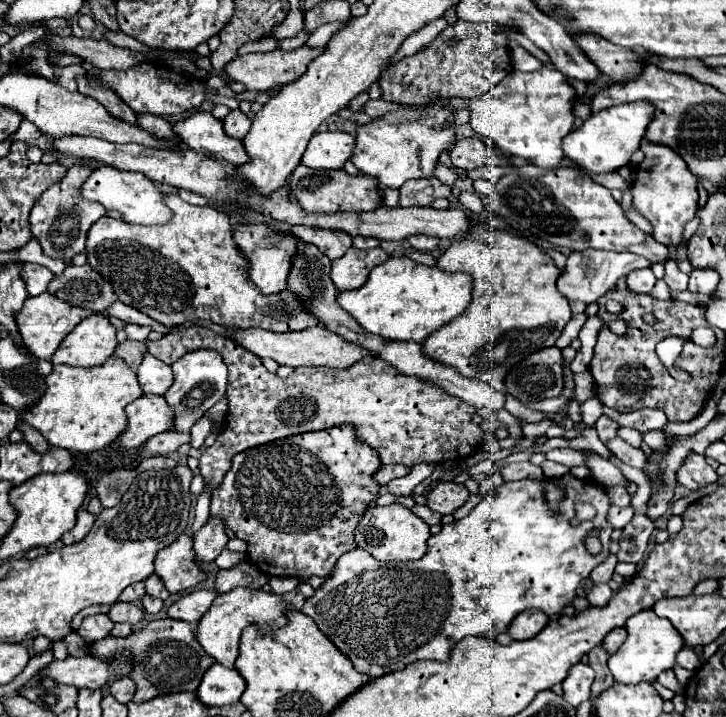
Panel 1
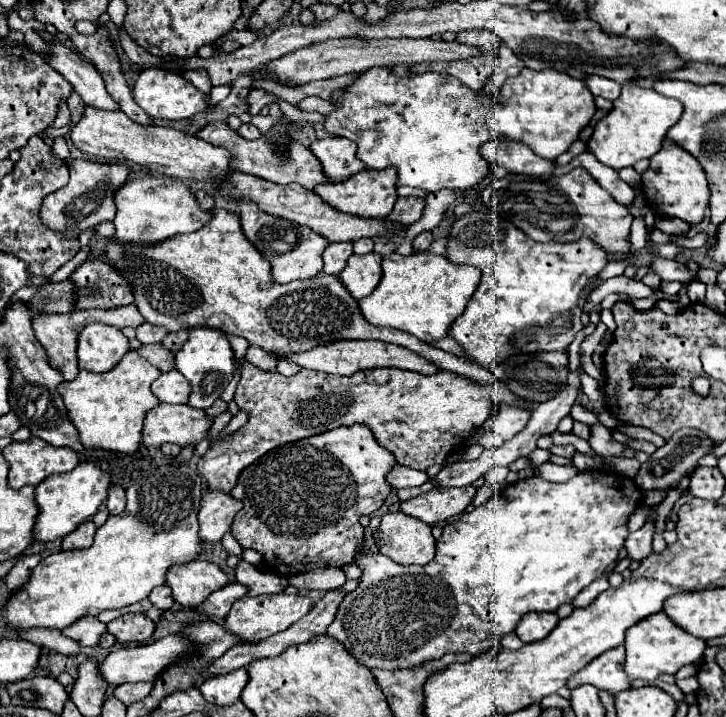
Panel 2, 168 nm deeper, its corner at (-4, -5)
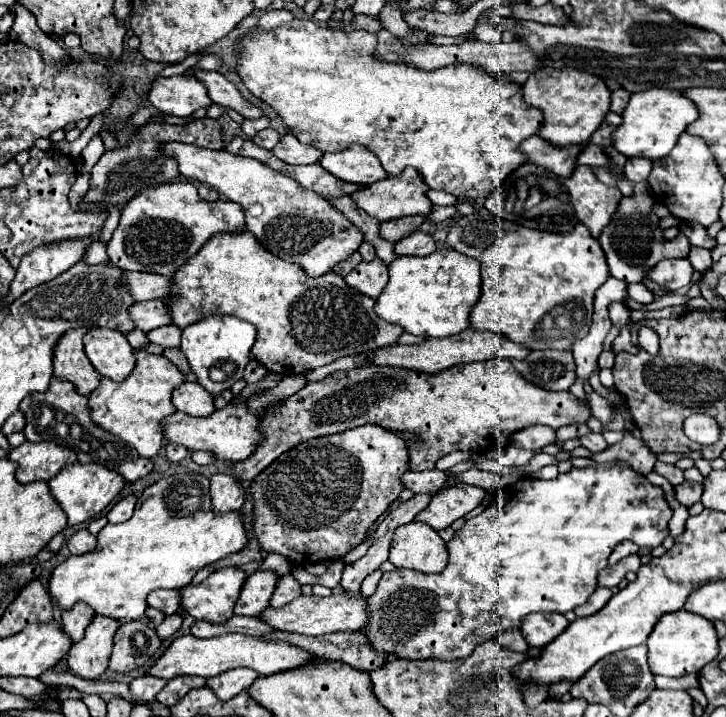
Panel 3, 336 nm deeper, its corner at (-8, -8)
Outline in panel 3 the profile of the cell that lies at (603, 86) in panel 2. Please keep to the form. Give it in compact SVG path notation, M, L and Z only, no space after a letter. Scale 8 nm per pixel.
M619 89L619 91L613 91L613 95L611 95L611 111L615 111L617 115L623 115L623 111L625 111L625 107L627 107L627 99L631 97L631 93L629 91L623 91L623 89Z

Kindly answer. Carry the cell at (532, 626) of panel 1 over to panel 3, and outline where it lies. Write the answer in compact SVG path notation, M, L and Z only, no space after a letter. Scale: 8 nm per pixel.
M530 613L523 619L521 633L531 647L545 647L567 629L569 621L558 613Z

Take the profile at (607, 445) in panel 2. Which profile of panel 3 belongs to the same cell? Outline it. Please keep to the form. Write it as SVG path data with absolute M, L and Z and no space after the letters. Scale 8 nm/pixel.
M587 433L587 435L579 437L579 441L581 441L581 445L583 445L585 449L589 449L591 453L597 453L597 451L603 451L603 449L607 447L607 443L605 443L603 435L595 435L595 433Z

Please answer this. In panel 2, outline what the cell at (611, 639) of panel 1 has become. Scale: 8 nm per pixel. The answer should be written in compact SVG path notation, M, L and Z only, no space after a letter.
M623 646L611 648L611 652L597 656L587 668L571 676L567 686L575 688L579 684L595 684L599 690L617 694L621 690L627 690L631 682L623 672L623 664L625 664L625 648Z

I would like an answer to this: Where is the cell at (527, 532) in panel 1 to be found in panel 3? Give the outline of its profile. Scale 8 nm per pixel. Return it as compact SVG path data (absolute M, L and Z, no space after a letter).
M603 463L603 465L591 465L585 469L571 469L569 473L559 473L559 477L551 479L551 481L543 481L543 479L533 479L533 477L525 477L521 479L521 491L511 491L507 488L499 489L487 509L465 521L465 525L455 533L455 537L447 543L449 549L449 563L441 573L435 575L427 575L427 573L417 573L411 569L393 569L391 573L383 573L375 595L369 597L369 611L371 611L371 621L369 625L363 629L363 633L367 635L369 643L375 647L375 651L379 653L387 653L391 657L403 657L403 659L443 659L443 661L455 661L455 659L463 659L467 655L471 655L471 651L483 643L493 639L495 635L499 635L505 629L511 627L519 627L521 619L533 611L545 611L545 613L567 613L573 611L575 607L583 605L589 595L597 589L597 575L603 567L607 567L607 559L613 553L615 545L631 539L633 543L637 543L639 547L657 547L663 543L663 539L669 535L667 523L673 515L673 509L669 507L669 501L663 493L661 487L653 485L645 475L633 471L627 463Z

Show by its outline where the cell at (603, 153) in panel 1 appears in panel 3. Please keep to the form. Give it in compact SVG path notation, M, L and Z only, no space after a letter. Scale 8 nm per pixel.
M661 87L651 91L641 91L631 95L631 101L623 113L623 125L613 133L613 145L625 157L645 157L645 159L661 159L667 155L679 135L699 117L699 111L691 99L687 99L681 91L663 91Z

